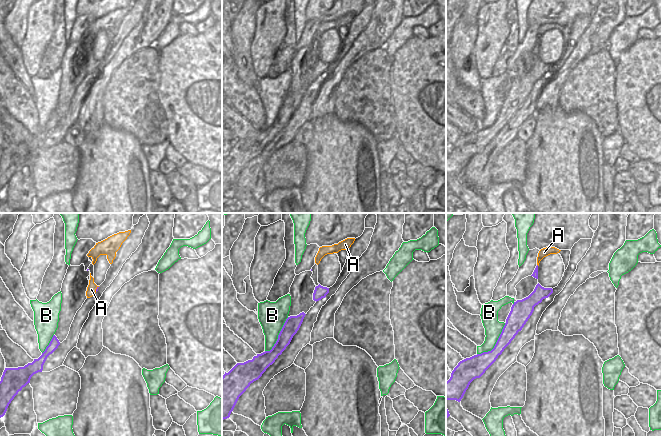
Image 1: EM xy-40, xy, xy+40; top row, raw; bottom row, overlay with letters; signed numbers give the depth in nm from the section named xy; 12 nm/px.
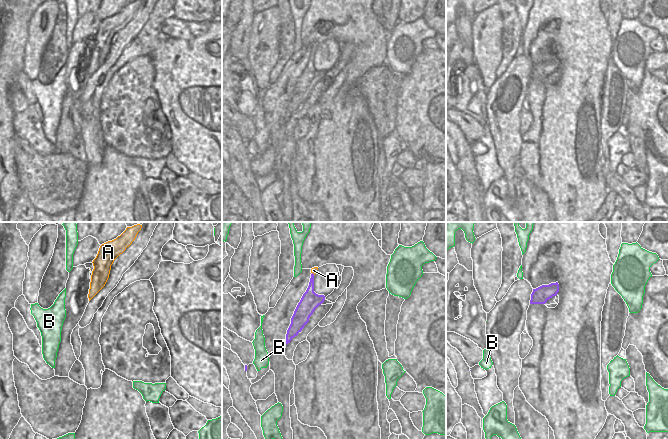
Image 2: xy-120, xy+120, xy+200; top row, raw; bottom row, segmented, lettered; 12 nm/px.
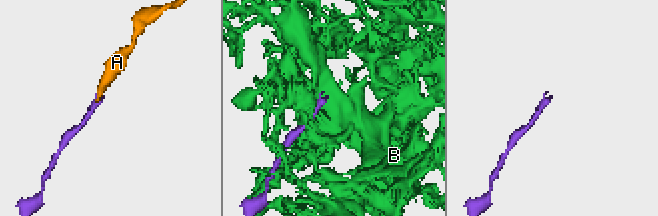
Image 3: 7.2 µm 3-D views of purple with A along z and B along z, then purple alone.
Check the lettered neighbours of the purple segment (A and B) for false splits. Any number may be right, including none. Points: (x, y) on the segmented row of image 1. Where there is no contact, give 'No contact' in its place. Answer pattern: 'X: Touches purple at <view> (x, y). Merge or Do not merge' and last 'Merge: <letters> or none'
A: Touches purple at xy-40 (96, 289). Merge
B: Touches purple at xy+40 (496, 343). Do not merge
Merge: A

